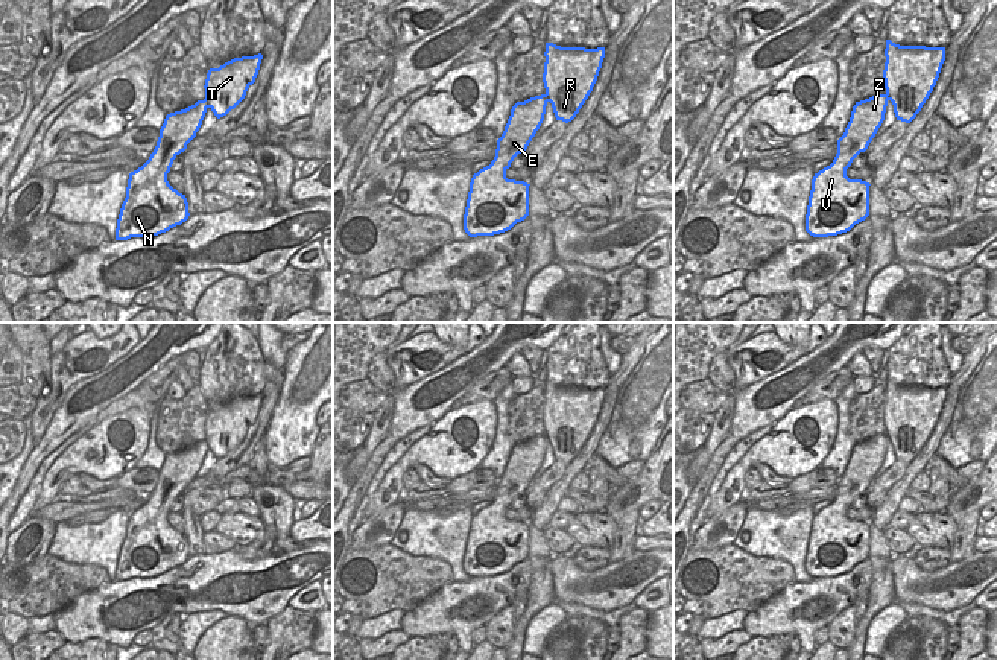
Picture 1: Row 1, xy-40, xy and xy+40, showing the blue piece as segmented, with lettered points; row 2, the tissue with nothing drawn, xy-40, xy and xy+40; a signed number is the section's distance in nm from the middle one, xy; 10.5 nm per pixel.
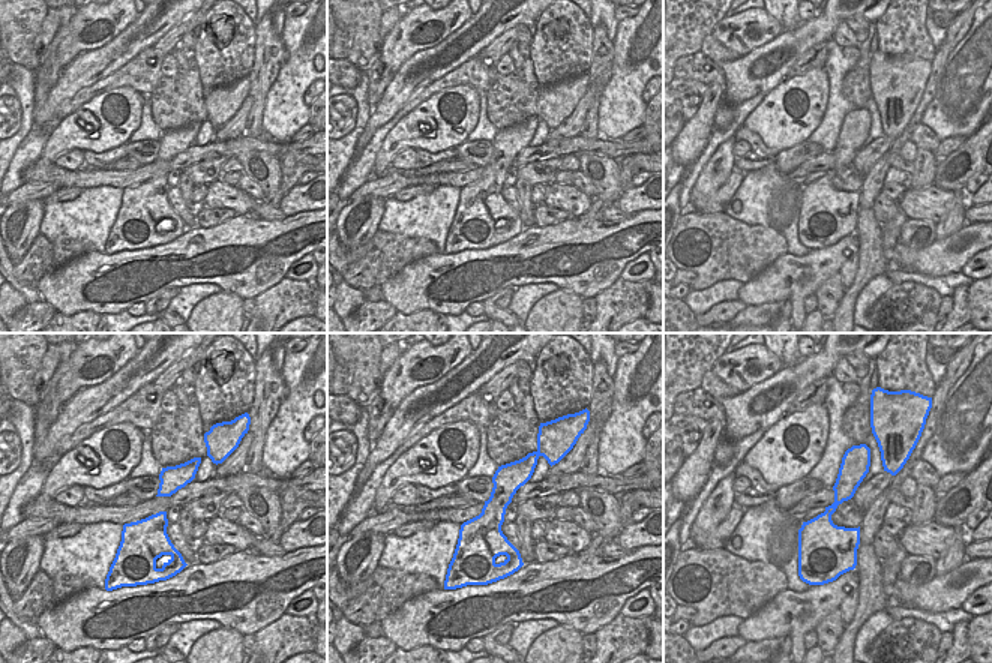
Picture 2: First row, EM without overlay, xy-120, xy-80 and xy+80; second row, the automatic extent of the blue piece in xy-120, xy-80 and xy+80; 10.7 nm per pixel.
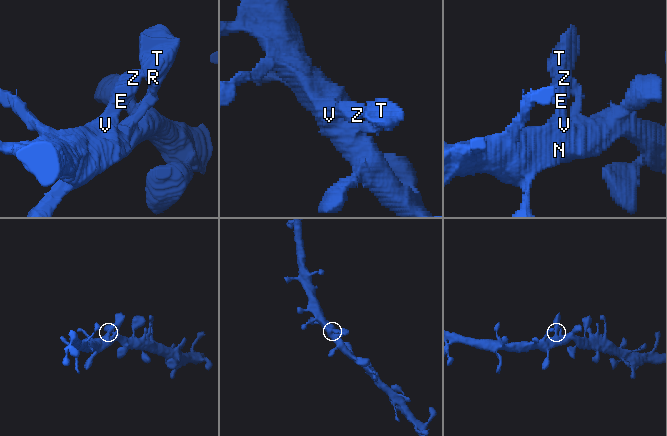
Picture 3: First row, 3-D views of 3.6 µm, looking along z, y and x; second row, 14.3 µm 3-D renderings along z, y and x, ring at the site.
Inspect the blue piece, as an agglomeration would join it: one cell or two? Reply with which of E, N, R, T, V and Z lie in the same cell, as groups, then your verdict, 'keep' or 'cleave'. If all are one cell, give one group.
E N R T V Z; keep

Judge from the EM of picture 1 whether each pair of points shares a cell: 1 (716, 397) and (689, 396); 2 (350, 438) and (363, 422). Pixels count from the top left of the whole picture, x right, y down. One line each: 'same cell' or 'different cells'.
1: same cell
2: same cell

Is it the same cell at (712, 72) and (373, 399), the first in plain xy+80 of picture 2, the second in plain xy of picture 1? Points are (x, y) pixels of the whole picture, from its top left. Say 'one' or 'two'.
one

